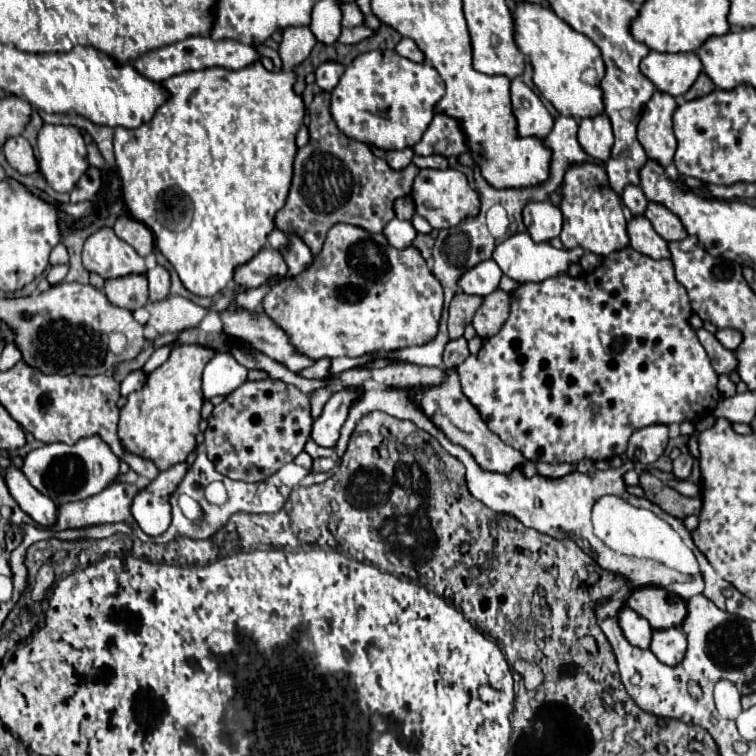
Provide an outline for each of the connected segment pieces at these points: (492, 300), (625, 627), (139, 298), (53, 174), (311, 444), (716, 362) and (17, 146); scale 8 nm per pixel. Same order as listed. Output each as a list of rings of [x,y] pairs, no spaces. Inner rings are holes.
[[[496,288],[492,294],[484,296],[482,306],[474,314],[472,326],[476,330],[476,336],[484,340],[498,334],[508,316],[510,316],[510,292]]]
[[[624,606],[620,610],[620,628],[626,636],[626,640],[632,644],[632,646],[638,646],[638,648],[650,648],[650,640],[652,640],[652,628],[648,624],[648,620],[644,620],[640,614],[636,614],[632,608]]]
[[[122,276],[122,278],[112,278],[106,282],[104,288],[108,300],[114,306],[126,308],[134,312],[140,306],[146,306],[148,302],[148,282],[146,276]]]
[[[44,124],[42,130],[38,132],[38,152],[40,152],[40,172],[56,192],[70,192],[80,180],[80,176],[88,170],[86,144],[82,140],[80,130],[74,126]]]
[[[308,440],[304,450],[306,450],[314,460],[316,460],[316,458],[322,458],[322,456],[332,456],[332,454],[334,454],[334,448],[320,448],[314,440]]]
[[[700,328],[696,330],[698,334],[698,340],[700,344],[704,346],[704,350],[708,352],[708,358],[712,362],[712,368],[716,370],[716,374],[730,374],[734,368],[736,368],[736,356],[732,350],[724,348],[716,338],[714,334],[710,334],[708,330]]]
[[[14,136],[4,144],[4,156],[8,164],[18,170],[20,174],[34,174],[38,172],[38,160],[30,142],[22,136]]]

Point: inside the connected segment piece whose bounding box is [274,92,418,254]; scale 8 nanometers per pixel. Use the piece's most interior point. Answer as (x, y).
(336, 179)

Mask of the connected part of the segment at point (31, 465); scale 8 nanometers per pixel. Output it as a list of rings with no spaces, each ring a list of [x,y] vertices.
[[[92,436],[82,438],[72,446],[64,442],[54,442],[36,448],[26,454],[20,470],[38,492],[50,496],[58,506],[62,506],[102,492],[110,482],[118,478],[118,464],[120,460],[112,454],[112,450],[98,436]]]

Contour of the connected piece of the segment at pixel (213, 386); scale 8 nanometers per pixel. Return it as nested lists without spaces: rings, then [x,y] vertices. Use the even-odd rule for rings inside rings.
[[[228,352],[216,354],[203,370],[202,391],[204,398],[210,400],[212,396],[228,396],[240,384],[246,382],[248,370],[238,364]]]

